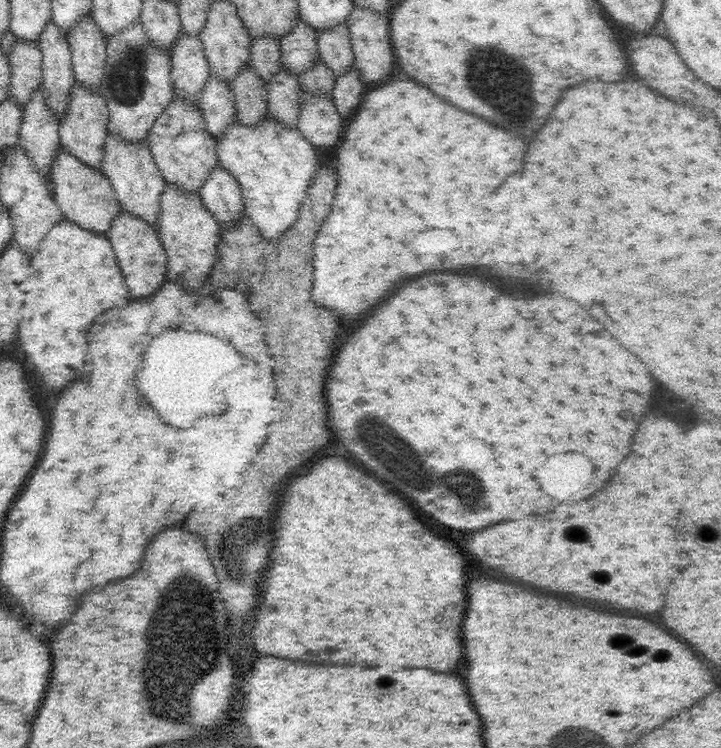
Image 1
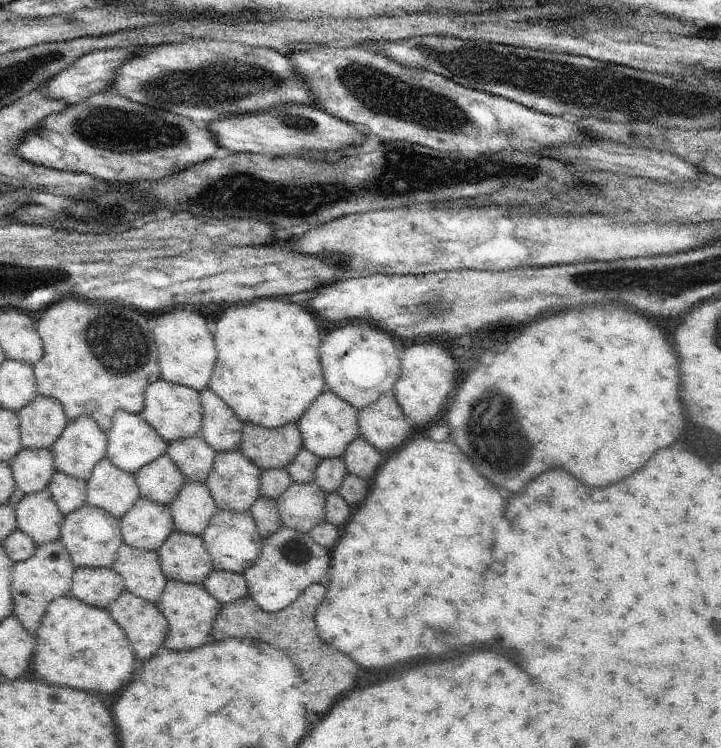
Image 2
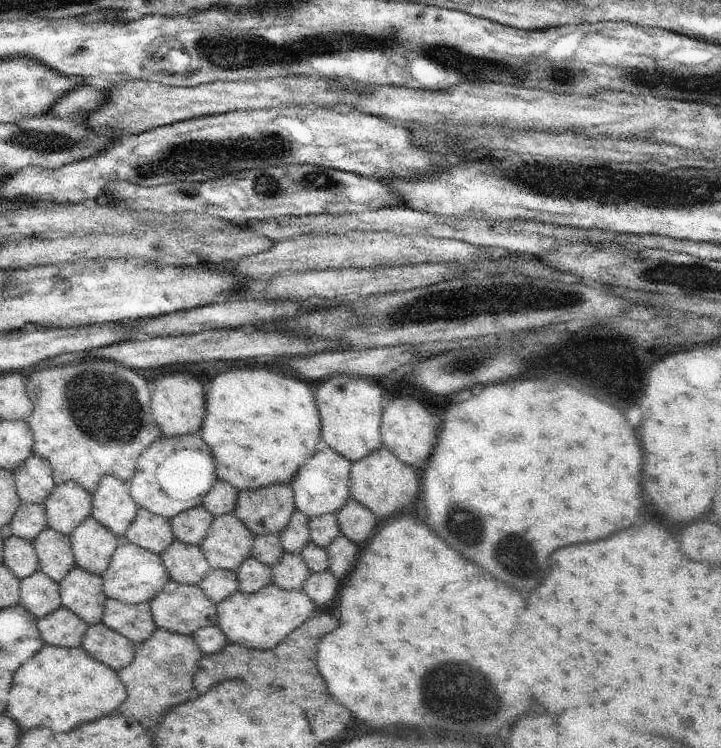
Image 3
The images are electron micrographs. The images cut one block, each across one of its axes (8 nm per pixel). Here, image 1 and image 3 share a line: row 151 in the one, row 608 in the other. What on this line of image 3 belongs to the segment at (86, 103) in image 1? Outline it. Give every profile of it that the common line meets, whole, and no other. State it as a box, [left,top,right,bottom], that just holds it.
[59,566,108,627]

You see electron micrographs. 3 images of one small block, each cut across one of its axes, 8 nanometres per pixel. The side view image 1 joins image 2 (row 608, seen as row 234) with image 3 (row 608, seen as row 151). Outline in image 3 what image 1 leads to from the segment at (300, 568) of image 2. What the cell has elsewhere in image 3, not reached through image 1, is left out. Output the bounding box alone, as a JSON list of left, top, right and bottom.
[216,582,319,650]

